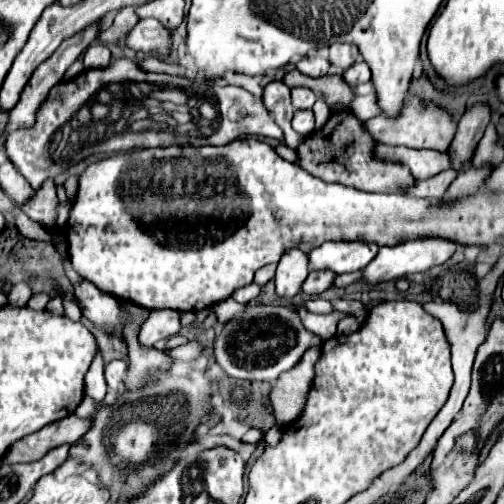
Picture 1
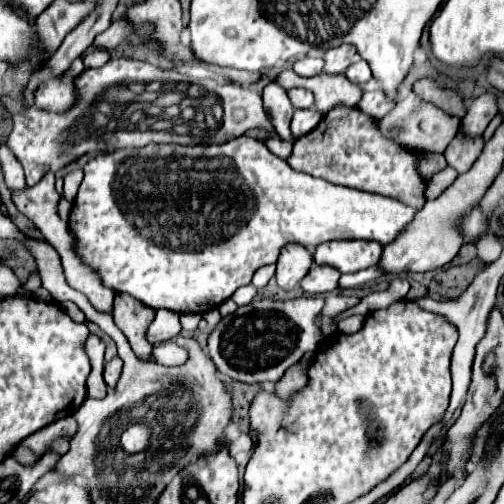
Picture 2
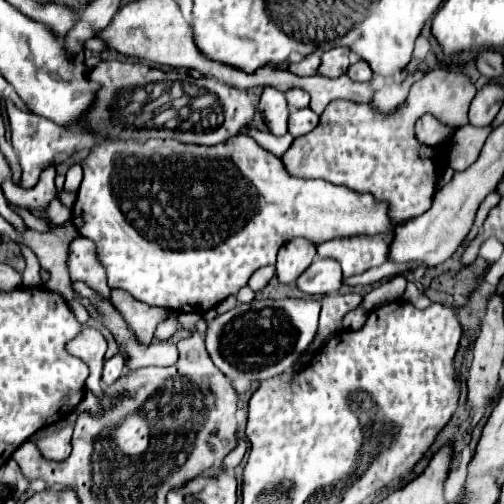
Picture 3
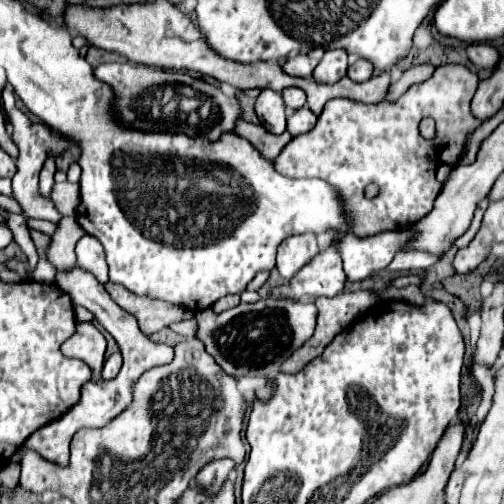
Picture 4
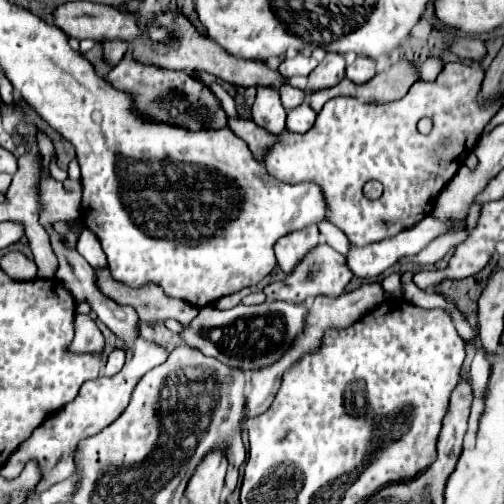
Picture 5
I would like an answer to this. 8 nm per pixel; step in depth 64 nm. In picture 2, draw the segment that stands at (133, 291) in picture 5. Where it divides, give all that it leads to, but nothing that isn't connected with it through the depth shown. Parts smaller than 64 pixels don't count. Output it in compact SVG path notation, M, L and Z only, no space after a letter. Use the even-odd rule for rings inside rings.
M116 294L114 298L112 316L138 358L148 358L152 352L153 345L146 340L146 330L155 314L154 308L146 308L146 304L136 302L128 294Z

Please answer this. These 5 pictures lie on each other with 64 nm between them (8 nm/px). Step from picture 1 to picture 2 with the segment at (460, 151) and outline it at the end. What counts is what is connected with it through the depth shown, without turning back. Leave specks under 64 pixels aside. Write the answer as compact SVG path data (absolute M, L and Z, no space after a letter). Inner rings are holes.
M484 92L482 96L478 96L470 108L466 118L462 120L462 126L468 134L482 134L488 126L488 122L498 114L498 104L496 104L496 94L492 92Z

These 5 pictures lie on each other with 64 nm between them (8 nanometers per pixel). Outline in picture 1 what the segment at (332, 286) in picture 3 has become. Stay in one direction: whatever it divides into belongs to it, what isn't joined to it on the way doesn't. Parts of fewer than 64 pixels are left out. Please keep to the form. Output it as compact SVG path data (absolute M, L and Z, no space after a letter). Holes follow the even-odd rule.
M312 270L302 284L302 290L306 294L322 294L328 288L332 288L334 278L336 278L336 274L332 270Z

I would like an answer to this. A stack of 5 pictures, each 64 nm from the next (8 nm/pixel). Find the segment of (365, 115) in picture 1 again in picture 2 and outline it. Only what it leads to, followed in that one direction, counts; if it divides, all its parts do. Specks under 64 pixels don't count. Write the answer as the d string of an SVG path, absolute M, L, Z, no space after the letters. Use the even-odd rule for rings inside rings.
M374 90L374 92L366 92L364 96L362 96L362 100L360 100L360 110L364 110L366 114L370 114L370 116L374 116L374 118L384 118L392 108L394 108L394 104L396 104L396 100L398 98L394 98L394 100L388 100L388 96L382 92L382 90Z

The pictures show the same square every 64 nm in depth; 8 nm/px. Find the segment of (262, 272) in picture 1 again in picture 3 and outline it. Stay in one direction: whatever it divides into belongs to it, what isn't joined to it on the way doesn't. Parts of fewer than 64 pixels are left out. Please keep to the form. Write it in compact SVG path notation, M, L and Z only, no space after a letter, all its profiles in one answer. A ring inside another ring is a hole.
M272 266L260 268L260 270L250 278L248 286L250 286L254 292L258 292L258 290L262 290L262 288L268 284L268 280L270 280L272 276L274 276L274 268L272 268Z

